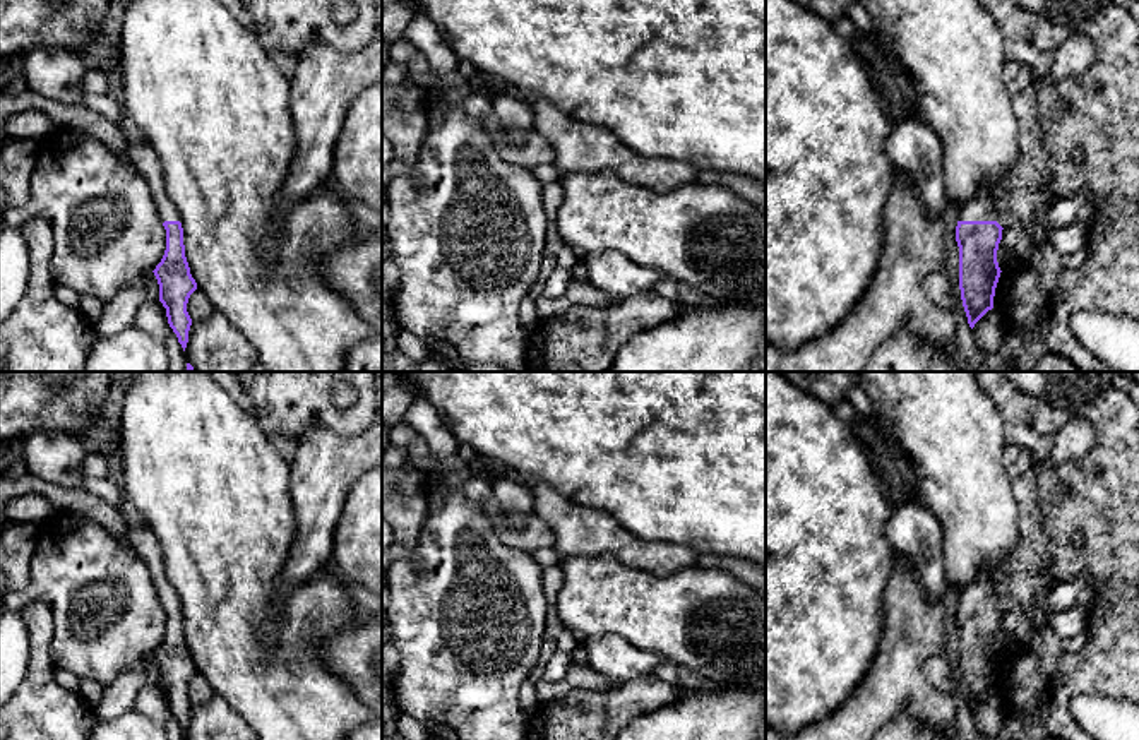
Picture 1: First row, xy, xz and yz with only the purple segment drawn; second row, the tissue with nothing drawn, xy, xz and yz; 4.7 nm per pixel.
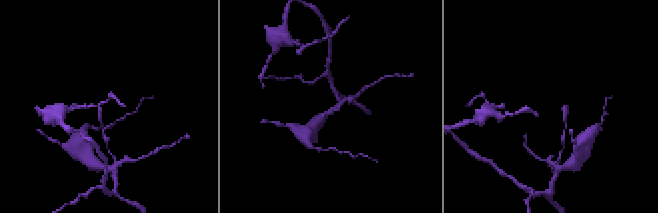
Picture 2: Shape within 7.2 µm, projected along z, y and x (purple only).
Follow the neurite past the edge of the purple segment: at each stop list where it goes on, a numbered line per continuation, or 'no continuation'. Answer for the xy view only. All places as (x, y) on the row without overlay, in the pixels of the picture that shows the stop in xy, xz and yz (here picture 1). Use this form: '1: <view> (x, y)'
1: xy (143, 540)

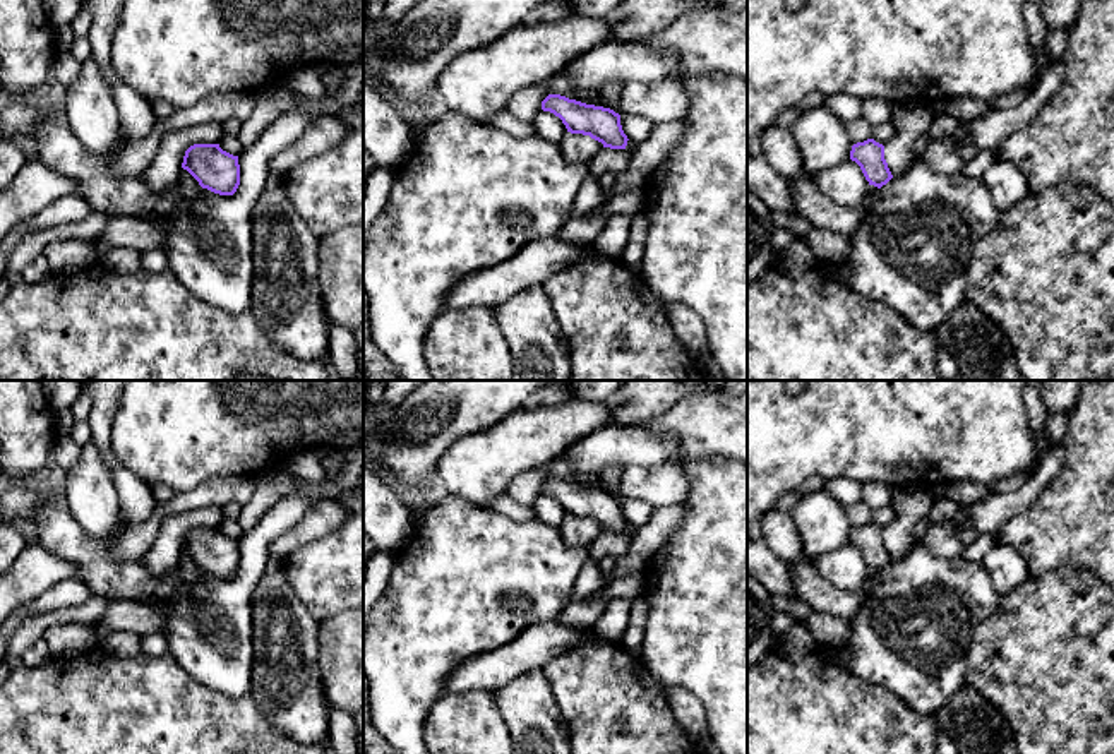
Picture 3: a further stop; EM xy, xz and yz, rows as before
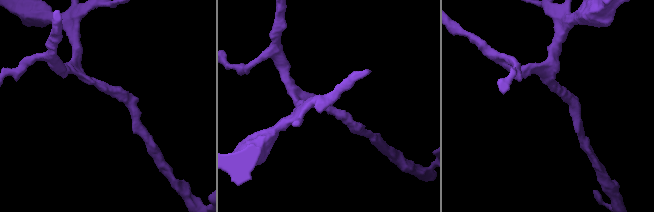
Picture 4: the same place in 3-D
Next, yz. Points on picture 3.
no continuation

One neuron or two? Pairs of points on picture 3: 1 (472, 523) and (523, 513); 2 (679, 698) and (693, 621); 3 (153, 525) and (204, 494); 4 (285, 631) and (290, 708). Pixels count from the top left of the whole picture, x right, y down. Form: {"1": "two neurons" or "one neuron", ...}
{"1": "two neurons", "2": "two neurons", "3": "one neuron", "4": "one neuron"}

